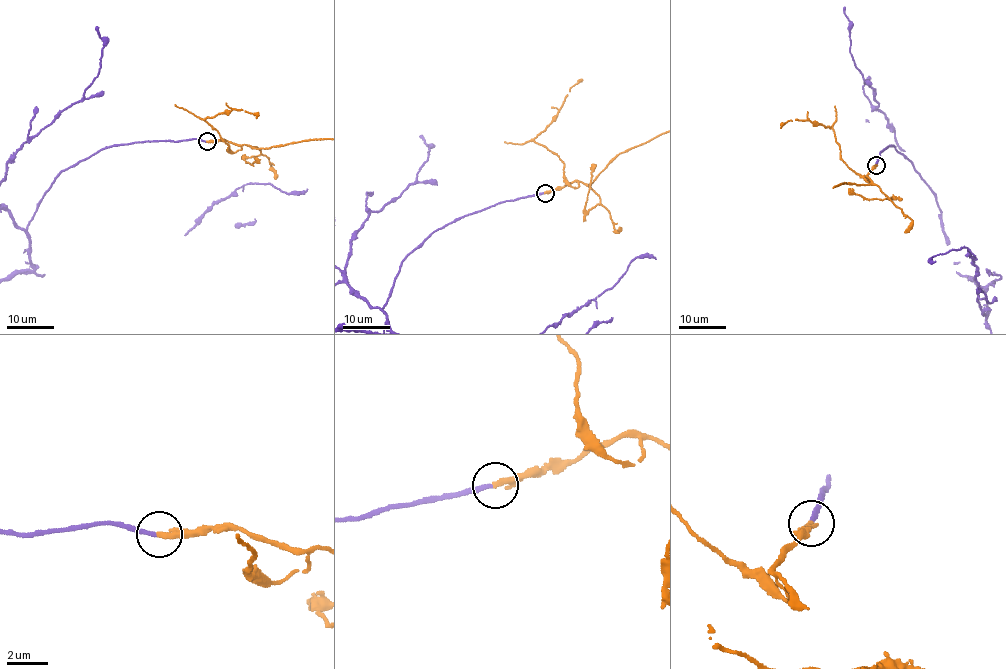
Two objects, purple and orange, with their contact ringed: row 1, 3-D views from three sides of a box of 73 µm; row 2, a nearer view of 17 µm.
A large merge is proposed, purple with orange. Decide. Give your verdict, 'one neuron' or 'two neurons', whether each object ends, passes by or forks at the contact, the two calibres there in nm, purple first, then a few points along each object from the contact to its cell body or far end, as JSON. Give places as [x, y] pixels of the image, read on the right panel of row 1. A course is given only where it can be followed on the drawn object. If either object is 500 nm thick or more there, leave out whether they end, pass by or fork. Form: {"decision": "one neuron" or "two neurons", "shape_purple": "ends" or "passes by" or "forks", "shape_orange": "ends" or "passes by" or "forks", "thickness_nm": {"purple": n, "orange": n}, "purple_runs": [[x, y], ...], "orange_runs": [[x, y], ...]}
{"decision": "one neuron", "shape_purple": "ends", "shape_orange": "ends", "thickness_nm": {"purple": 190, "orange": 320}}

